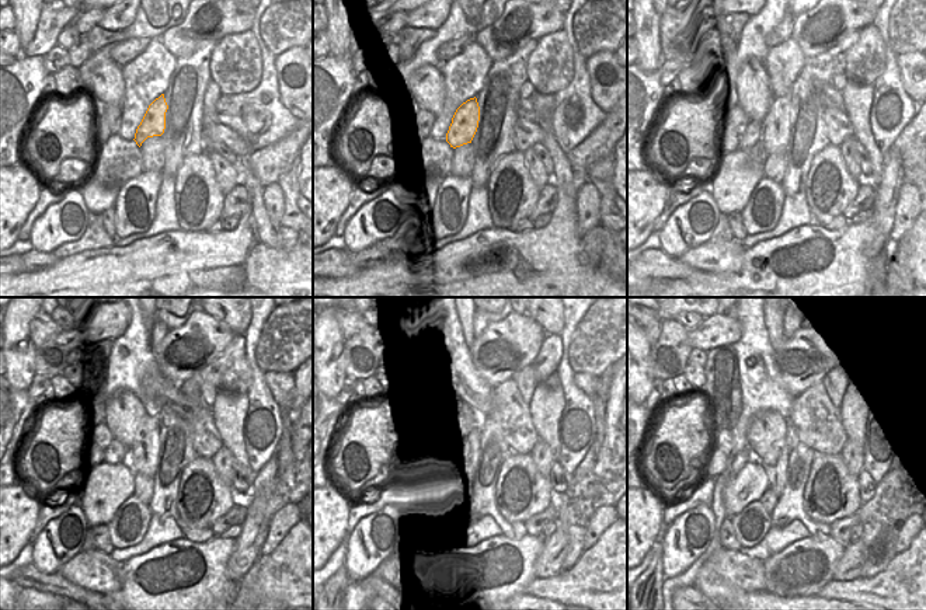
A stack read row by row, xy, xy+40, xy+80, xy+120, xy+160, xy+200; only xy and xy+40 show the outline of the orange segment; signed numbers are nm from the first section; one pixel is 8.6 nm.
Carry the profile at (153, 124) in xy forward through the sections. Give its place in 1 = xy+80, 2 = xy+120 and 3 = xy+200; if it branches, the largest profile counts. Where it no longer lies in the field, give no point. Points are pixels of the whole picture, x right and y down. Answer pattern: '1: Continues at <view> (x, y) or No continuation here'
1: Continues at xy+80 (776, 125)
2: Continues at xy+120 (143, 455)
3: Continues at xy+200 (776, 473).

